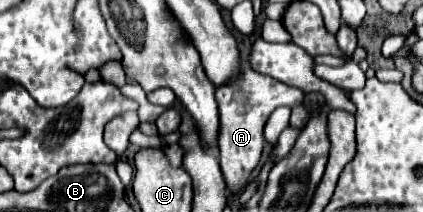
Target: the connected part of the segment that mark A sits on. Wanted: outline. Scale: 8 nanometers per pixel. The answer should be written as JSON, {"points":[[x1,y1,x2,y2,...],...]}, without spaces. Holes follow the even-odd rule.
{"points":[[252,68,242,70,242,82,234,82,234,86,220,86,216,90,218,110,220,110,220,136,218,136,218,154,220,154,220,168,224,174,224,182,230,194,240,192,248,180,252,170,258,166,264,150,264,124,268,116,278,106,298,106,304,100,302,90,290,88,270,76,254,72],[240,94,242,98,236,100,234,96]]}

